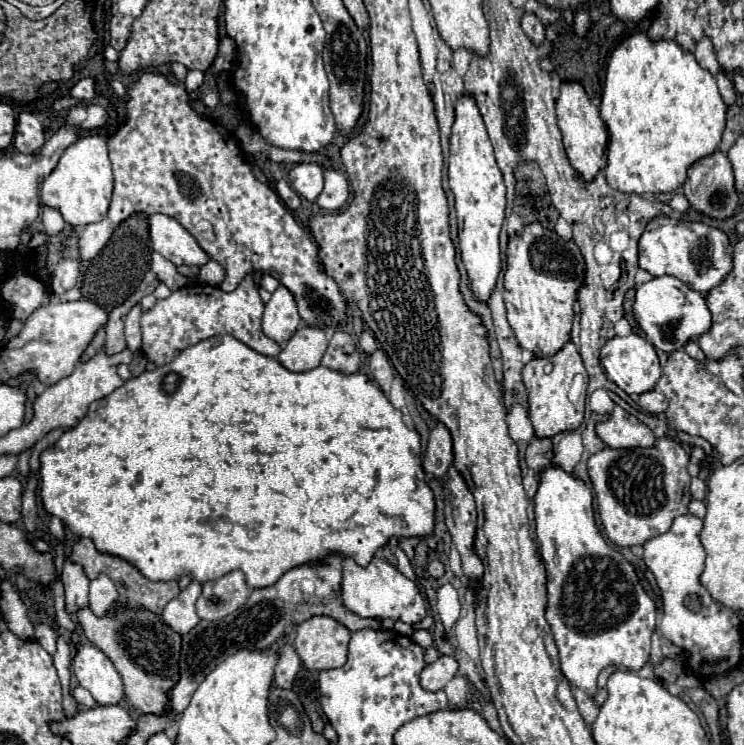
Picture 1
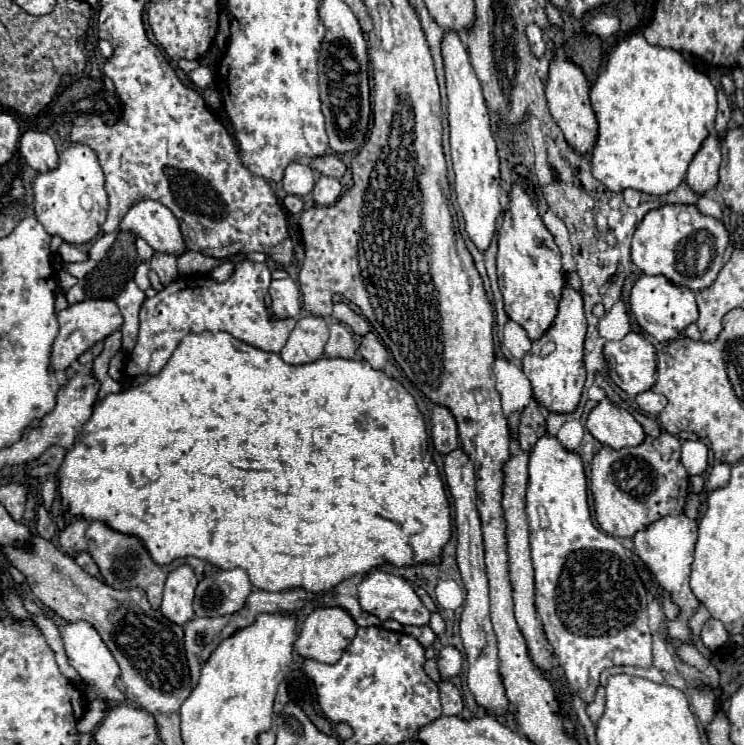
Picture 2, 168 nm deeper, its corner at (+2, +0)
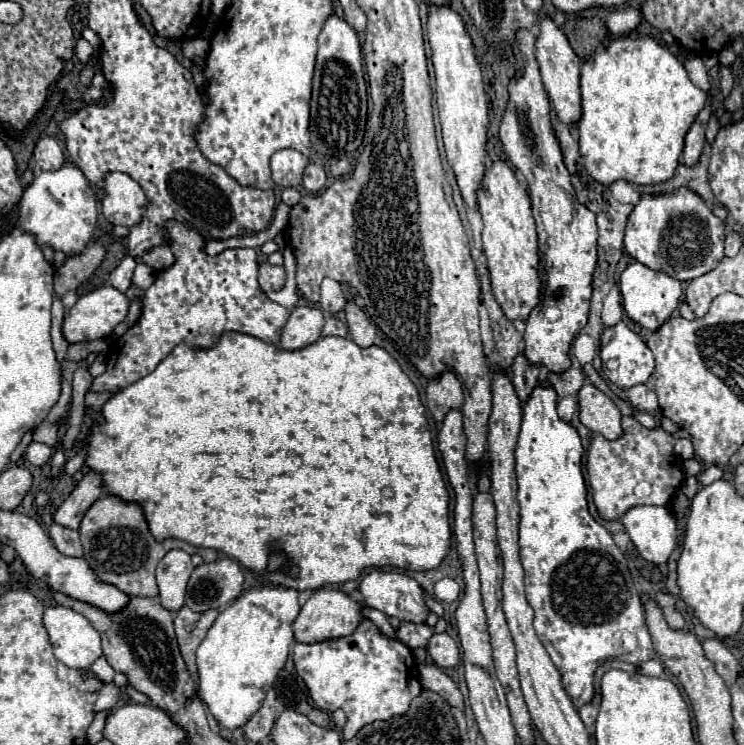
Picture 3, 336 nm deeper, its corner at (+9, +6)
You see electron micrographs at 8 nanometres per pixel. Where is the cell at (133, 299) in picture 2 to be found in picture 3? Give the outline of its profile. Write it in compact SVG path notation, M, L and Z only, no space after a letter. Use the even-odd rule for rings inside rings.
M125 256L121 260L121 264L109 274L109 284L113 288L117 288L119 292L127 292L127 288L131 286L131 278L133 278L135 266L137 266L137 262L131 256Z

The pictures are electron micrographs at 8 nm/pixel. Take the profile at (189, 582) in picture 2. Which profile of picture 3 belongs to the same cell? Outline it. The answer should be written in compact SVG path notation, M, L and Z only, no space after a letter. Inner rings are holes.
M171 550L157 566L157 586L161 606L169 612L177 612L183 608L185 588L189 576L193 572L191 556L183 550Z

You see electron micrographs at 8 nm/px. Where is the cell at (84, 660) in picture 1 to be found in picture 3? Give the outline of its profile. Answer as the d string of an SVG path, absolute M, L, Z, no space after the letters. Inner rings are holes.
M65 606L45 608L45 628L59 662L69 668L87 668L101 654L101 636L91 622Z

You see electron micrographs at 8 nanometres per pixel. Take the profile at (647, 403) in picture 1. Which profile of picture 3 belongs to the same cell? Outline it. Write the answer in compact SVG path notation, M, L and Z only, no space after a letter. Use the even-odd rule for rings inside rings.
M639 384L639 386L633 386L627 390L627 396L629 396L629 402L635 410L639 412L655 412L659 408L657 404L657 394L653 390L649 390L645 384Z

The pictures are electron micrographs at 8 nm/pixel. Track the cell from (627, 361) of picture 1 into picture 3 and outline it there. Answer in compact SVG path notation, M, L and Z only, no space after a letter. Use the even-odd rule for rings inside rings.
M623 322L605 328L601 334L603 374L619 388L645 384L655 368L647 344Z

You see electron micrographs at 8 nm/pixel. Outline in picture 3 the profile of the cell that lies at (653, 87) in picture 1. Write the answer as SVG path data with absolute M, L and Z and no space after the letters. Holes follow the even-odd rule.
M615 38L603 52L595 52L581 66L583 116L577 122L577 130L585 170L603 186L615 180L627 180L631 184L659 184L669 180L679 166L685 136L705 102L707 94L689 80L685 66L655 38Z

